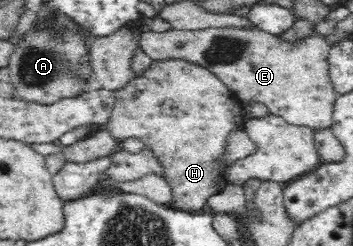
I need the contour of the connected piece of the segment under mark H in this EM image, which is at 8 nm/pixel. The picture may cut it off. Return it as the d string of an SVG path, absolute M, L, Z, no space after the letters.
M164 57L159 60L152 60L151 64L144 69L140 74L131 77L120 90L114 91L114 101L110 110L109 118L104 122L106 130L113 135L121 143L125 140L136 140L143 144L144 148L148 151L150 156L154 158L154 162L158 164L160 172L169 183L172 190L172 204L171 208L179 209L183 212L201 213L208 210L210 206L210 199L218 195L223 188L223 180L227 177L227 168L231 167L233 161L229 160L227 154L230 152L230 136L234 132L241 132L245 130L245 123L249 118L246 116L245 104L239 100L224 82L214 73L211 69L205 68L193 61L183 59L183 57Z

